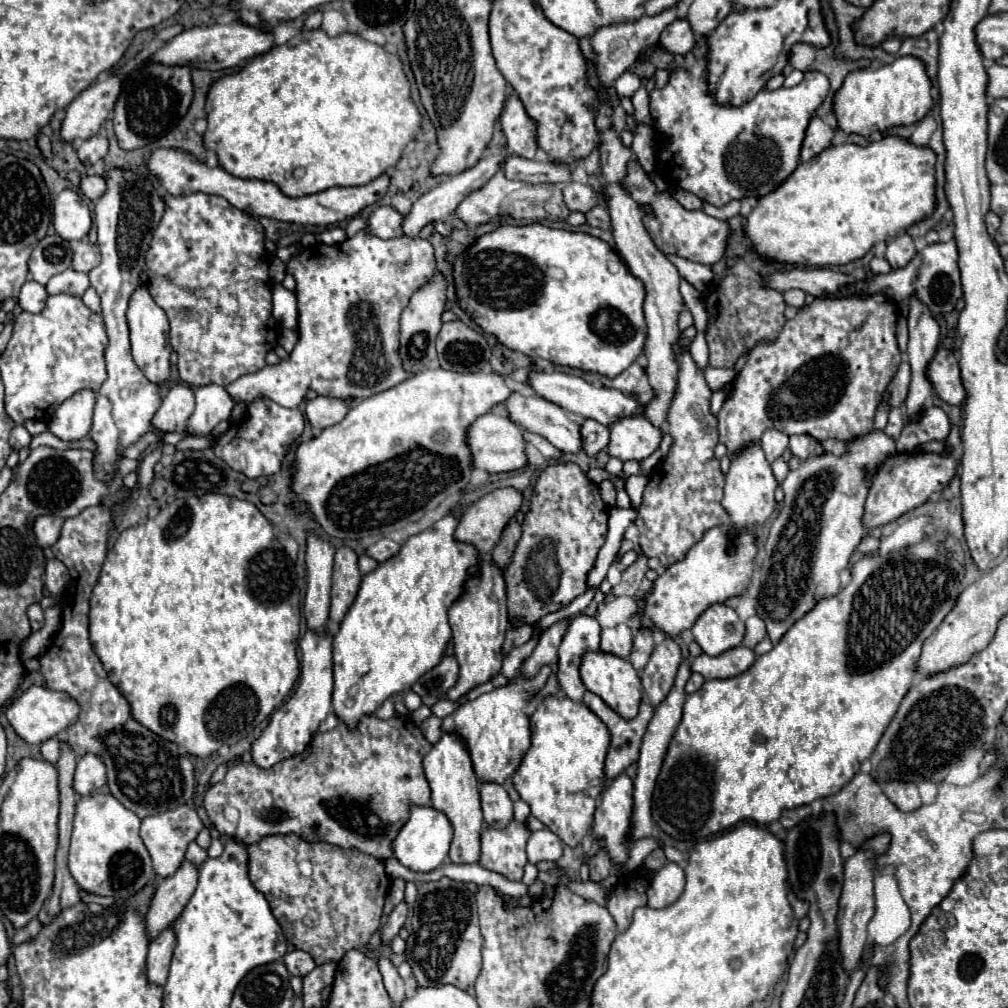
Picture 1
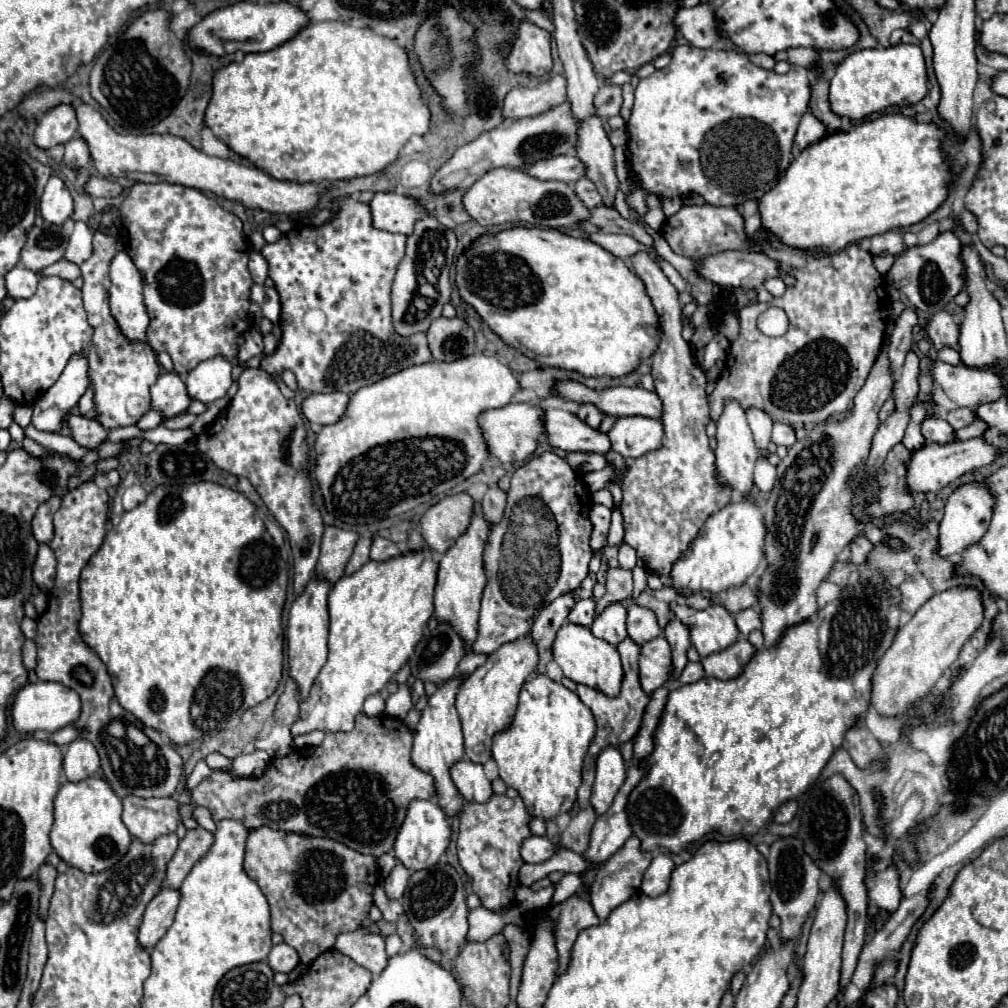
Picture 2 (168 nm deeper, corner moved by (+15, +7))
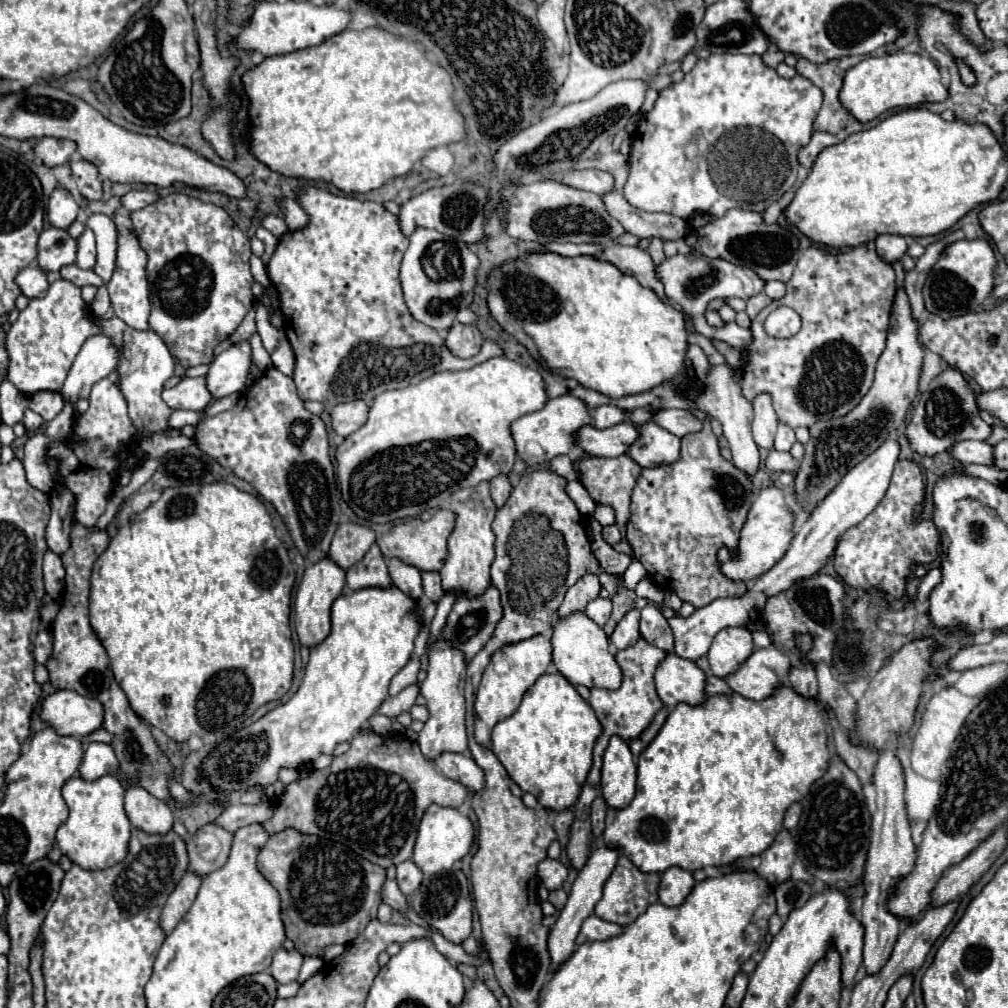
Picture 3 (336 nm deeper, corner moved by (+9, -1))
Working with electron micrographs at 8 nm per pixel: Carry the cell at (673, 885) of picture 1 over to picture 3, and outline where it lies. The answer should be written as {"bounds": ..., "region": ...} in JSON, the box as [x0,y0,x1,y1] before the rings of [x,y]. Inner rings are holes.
{"bounds":[658,866,696,906],"region":[[[678,866],[668,868],[662,874],[662,882],[660,882],[660,888],[658,888],[660,902],[664,906],[680,906],[686,900],[686,896],[690,894],[690,890],[694,888],[694,884],[696,882],[694,882],[692,872],[678,868]]]}

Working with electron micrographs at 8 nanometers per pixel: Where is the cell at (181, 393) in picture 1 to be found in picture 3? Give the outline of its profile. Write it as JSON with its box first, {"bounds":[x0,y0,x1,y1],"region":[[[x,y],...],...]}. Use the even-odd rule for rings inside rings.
{"bounds":[162,376,212,410],"region":[[[206,376],[198,378],[184,378],[178,386],[162,392],[164,402],[170,408],[182,408],[182,410],[204,410],[212,398],[206,390]]]}

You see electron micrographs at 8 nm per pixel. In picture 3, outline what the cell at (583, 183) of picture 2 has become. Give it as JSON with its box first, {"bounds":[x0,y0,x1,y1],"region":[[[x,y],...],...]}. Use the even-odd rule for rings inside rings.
{"bounds":[602,190,686,240],"region":[[[614,190],[602,196],[606,202],[608,212],[626,228],[626,232],[638,236],[640,240],[680,240],[684,238],[686,222],[678,216],[664,214],[664,212],[644,212],[626,202],[622,192]]]}

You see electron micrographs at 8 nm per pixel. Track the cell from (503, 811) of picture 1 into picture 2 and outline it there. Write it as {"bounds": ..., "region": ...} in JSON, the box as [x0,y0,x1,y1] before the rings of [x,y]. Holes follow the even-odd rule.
{"bounds":[450,760,492,802],"region":[[[460,760],[450,770],[452,780],[460,794],[468,802],[488,802],[492,796],[490,780],[484,774],[484,768],[480,764],[474,764],[470,760]]]}

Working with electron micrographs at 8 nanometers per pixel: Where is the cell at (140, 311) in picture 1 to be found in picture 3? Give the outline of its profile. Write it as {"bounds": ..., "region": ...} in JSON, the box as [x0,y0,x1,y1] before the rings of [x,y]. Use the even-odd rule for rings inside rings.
{"bounds":[106,212,150,330],"region":[[[116,212],[114,214],[114,226],[118,234],[118,250],[116,250],[116,268],[106,284],[112,310],[114,314],[124,320],[128,326],[136,330],[148,330],[148,316],[150,316],[150,290],[148,290],[148,280],[146,280],[146,252],[142,250],[136,230],[132,226],[132,220],[126,212]]]}

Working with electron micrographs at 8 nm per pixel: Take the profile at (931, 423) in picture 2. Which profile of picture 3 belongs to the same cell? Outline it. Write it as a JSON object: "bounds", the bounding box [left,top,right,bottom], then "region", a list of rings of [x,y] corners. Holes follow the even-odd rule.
{"bounds":[952,440,994,468],"region":[[[978,440],[958,442],[952,448],[952,458],[956,458],[958,462],[964,462],[964,464],[982,464],[982,466],[994,468],[994,448],[986,442],[978,442]]]}

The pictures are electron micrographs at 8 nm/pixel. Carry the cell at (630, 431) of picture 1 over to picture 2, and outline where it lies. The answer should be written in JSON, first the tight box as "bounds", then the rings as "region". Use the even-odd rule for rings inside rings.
{"bounds":[608,416,664,460],"region":[[[626,416],[618,418],[608,432],[612,450],[622,454],[626,460],[634,460],[650,450],[660,448],[664,430],[660,420],[646,416]]]}

